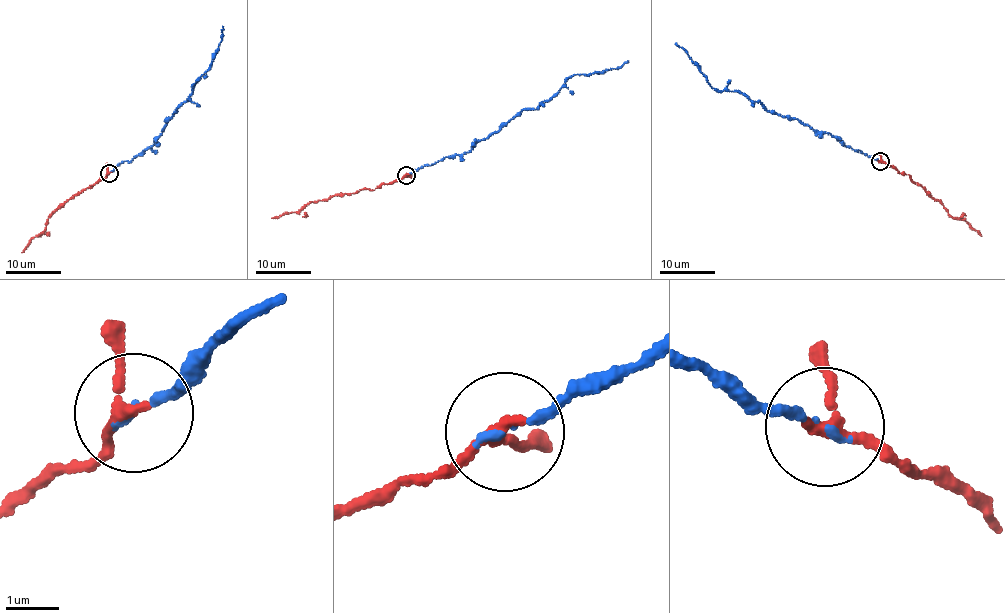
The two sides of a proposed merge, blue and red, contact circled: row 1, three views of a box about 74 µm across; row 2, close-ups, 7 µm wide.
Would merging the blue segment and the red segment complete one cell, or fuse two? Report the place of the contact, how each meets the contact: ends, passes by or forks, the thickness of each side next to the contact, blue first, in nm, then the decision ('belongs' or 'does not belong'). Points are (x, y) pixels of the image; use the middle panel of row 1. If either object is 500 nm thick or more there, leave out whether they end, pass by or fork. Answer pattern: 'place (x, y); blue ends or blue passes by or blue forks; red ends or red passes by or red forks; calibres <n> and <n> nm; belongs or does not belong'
place (406, 175); blue ends; red passes by; calibres 130 and 190 nm; belongs

